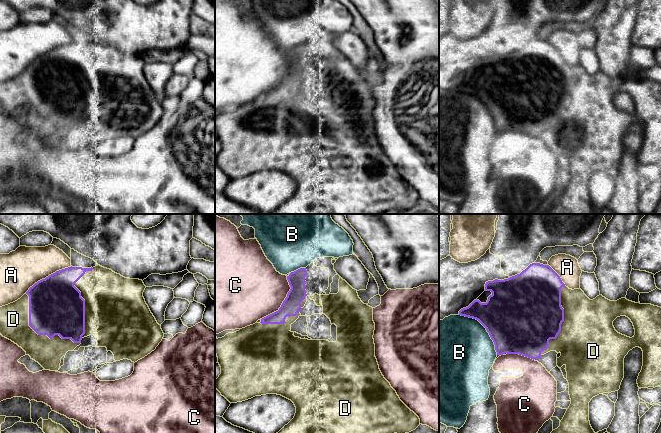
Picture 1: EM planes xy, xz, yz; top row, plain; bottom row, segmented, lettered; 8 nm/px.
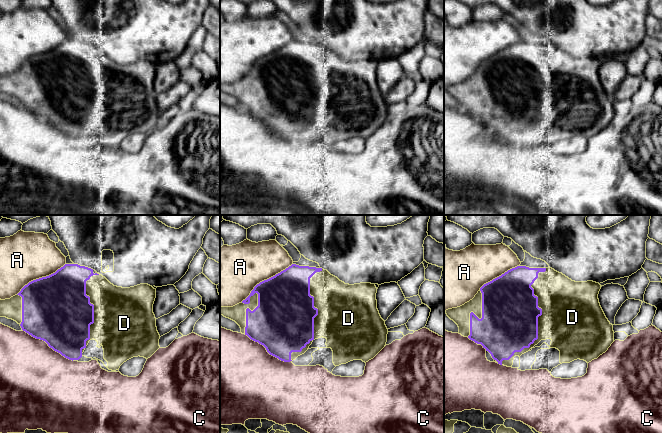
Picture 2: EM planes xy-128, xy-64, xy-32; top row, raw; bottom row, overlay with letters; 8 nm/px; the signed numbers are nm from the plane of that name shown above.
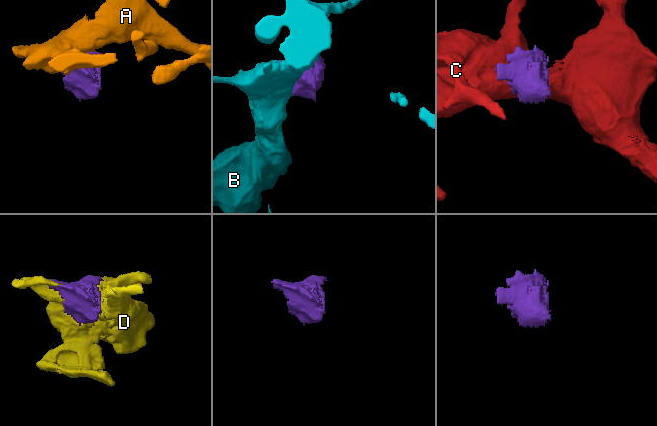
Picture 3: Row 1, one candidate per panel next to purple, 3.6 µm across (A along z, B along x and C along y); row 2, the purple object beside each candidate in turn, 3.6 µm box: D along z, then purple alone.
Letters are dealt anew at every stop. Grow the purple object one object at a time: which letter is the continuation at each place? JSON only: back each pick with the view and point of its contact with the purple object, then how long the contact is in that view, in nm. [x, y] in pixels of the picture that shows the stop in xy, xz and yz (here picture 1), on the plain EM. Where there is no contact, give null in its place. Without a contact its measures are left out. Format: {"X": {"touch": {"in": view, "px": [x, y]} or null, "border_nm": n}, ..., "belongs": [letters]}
{"D": {"touch": {"in": "xy", "px": [39, 110]}, "border_nm": 600}, "belongs": ["D"]}

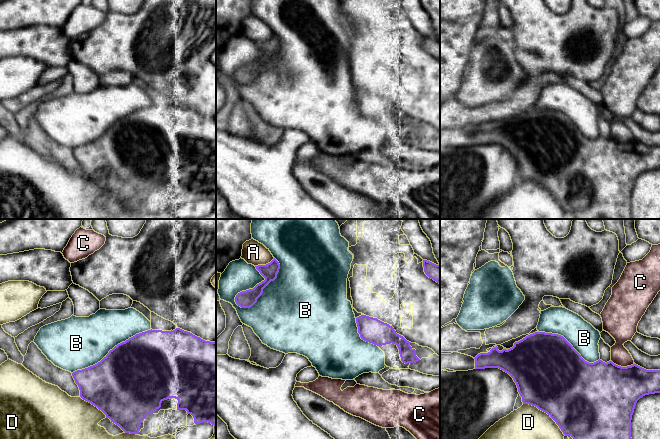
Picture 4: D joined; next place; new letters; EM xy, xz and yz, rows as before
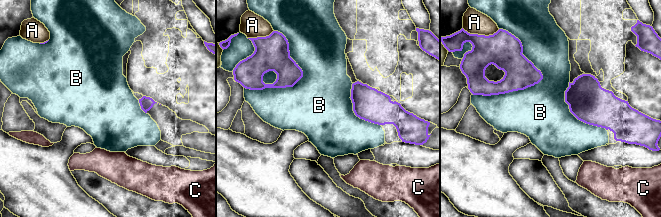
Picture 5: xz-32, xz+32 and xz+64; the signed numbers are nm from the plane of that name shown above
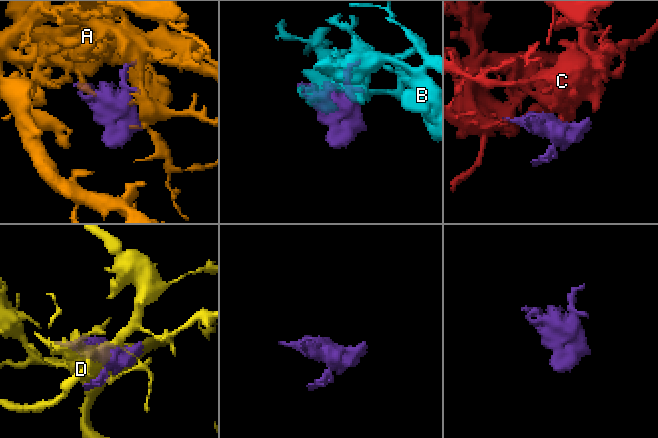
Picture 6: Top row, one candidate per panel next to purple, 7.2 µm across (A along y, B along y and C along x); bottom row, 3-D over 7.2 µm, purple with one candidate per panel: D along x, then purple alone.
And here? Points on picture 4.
{"C": {"touch": {"in": "yz", "px": [623, 143]}, "border_nm": 190}, "belongs": ["C"]}

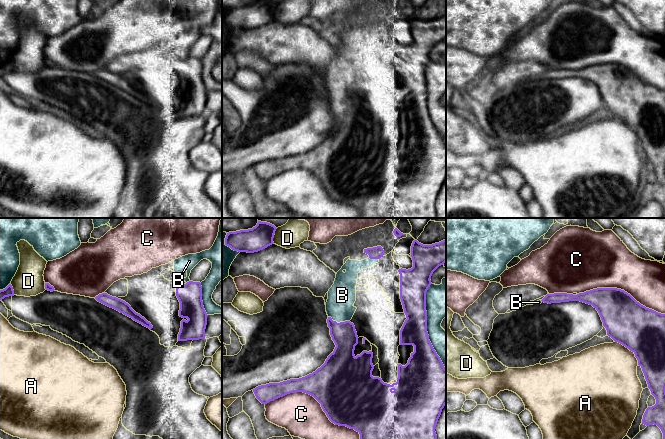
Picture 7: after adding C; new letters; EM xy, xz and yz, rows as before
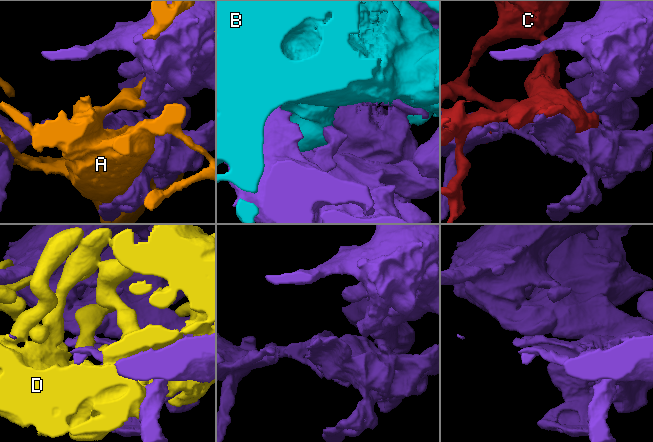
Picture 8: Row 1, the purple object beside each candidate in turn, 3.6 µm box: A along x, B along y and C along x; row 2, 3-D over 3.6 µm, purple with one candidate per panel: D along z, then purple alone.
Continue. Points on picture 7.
{"belongs": []}

